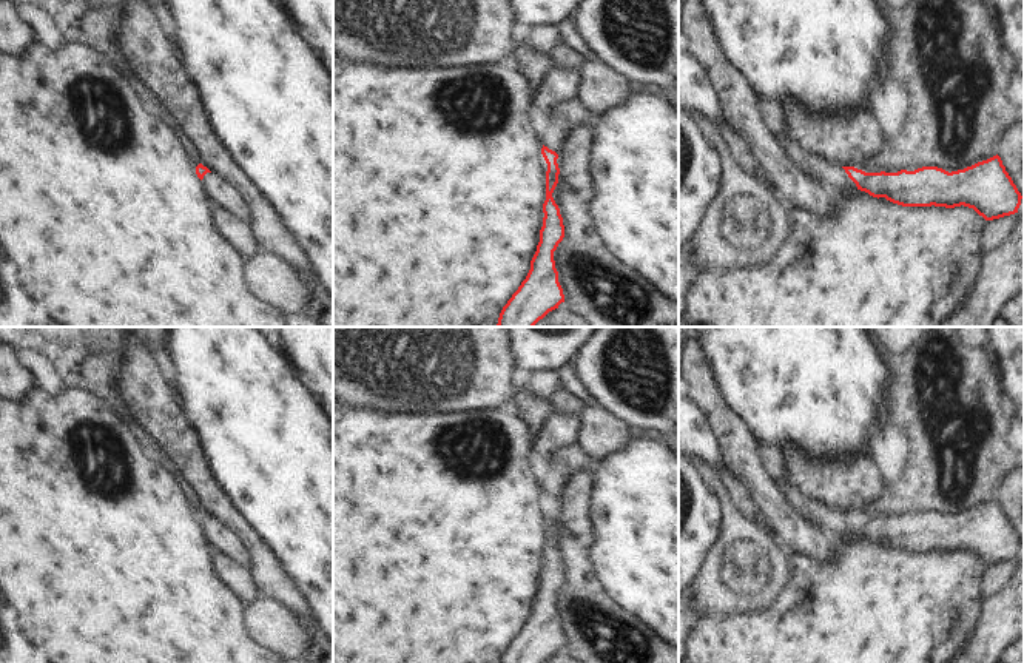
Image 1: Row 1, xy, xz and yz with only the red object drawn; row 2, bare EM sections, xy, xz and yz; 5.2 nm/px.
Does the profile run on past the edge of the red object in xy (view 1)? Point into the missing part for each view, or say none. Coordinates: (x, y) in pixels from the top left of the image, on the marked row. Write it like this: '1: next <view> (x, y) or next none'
1: next xy (221, 193)

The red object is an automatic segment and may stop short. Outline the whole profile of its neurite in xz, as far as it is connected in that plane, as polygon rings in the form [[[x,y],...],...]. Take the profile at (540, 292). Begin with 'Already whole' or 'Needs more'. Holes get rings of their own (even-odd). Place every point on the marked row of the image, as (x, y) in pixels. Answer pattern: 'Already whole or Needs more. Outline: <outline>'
Needs more. Outline: [[[578,102],[558,103],[549,108],[546,114],[547,126],[540,139],[543,143],[541,154],[547,163],[540,242],[526,279],[503,307],[497,327],[534,327],[564,302],[554,261],[554,251],[564,237],[563,217],[552,197],[560,174],[557,159],[569,131],[578,123],[592,123],[597,114],[584,111]]]

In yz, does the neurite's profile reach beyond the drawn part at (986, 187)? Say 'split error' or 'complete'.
split error

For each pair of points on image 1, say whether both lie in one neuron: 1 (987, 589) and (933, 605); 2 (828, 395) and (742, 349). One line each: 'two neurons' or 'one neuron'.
1: two neurons
2: one neuron

